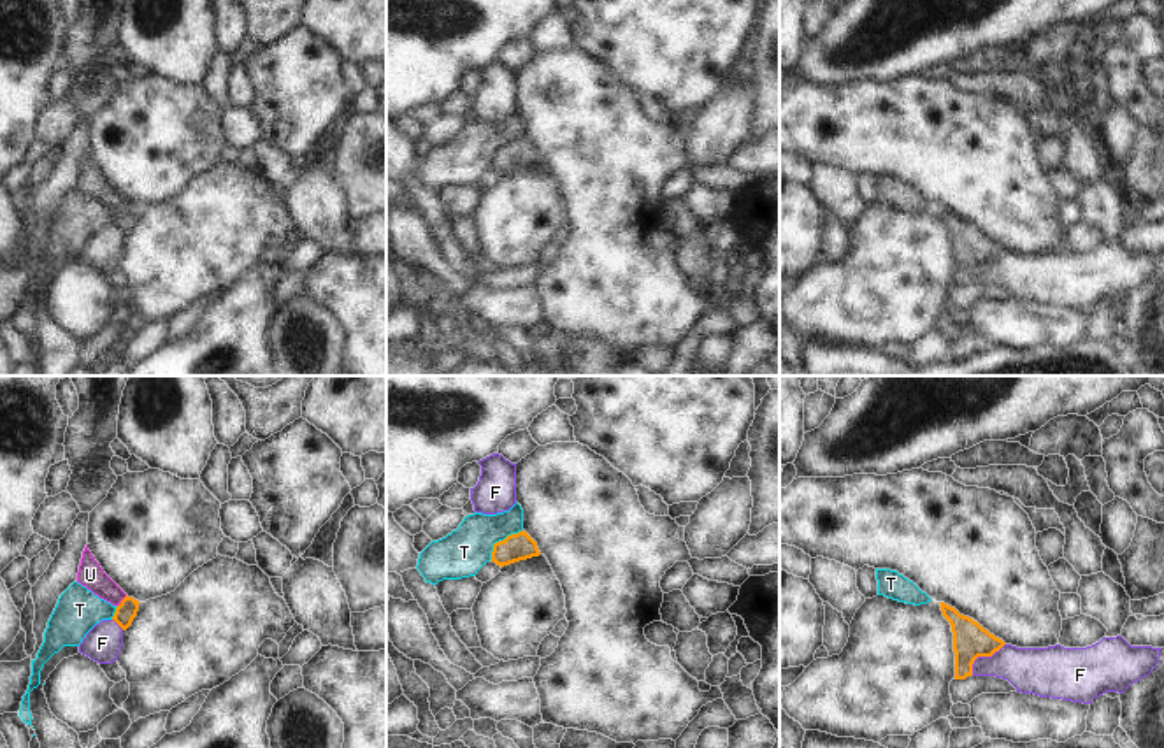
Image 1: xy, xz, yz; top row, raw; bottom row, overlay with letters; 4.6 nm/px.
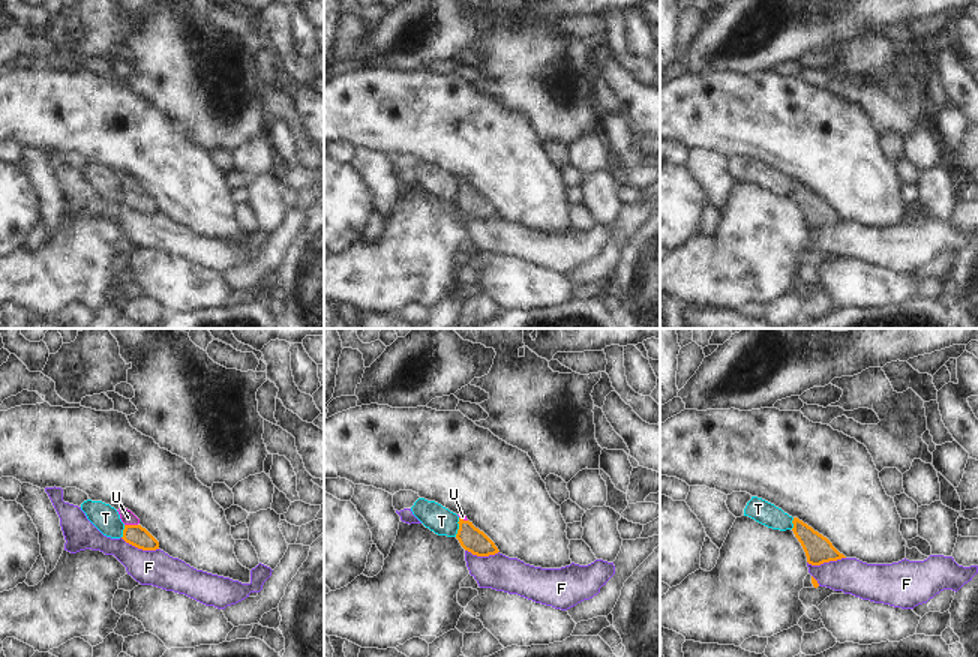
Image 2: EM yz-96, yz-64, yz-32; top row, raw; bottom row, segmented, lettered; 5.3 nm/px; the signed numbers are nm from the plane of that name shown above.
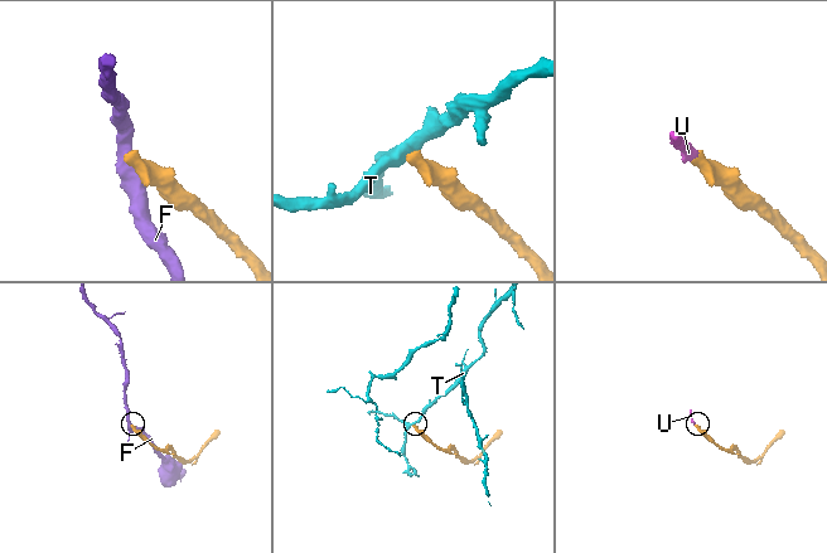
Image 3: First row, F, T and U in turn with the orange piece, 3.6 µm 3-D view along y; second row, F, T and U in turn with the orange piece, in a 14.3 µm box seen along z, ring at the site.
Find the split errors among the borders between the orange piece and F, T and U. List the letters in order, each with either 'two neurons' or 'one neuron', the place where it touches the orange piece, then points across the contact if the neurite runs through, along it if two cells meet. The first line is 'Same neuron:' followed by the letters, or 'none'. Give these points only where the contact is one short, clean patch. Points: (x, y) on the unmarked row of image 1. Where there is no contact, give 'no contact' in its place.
Same neuron: U
F: two neurons; contact yz (982, 262); border yz (1005, 250), (991, 262), (980, 262), (973, 271), (971, 281)
T: two neurons; contact xz (501, 148); border xz (522, 136), (499, 146), (490, 165)
U: one neuron; contact xy (122, 208); way xy (125, 220), (122, 208), (90, 181)

